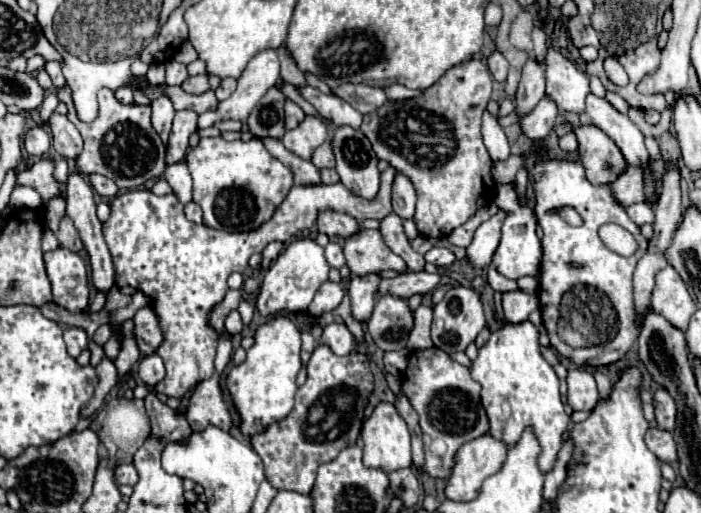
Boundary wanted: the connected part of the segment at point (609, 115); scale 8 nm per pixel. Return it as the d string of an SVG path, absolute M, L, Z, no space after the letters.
M594 94L586 98L586 114L594 126L616 142L630 166L648 170L650 154L644 146L644 136L628 116L620 114L612 104L606 102L606 98L598 98Z

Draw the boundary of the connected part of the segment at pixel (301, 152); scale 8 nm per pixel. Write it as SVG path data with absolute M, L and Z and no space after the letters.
M306 116L306 120L300 122L298 128L286 130L286 134L282 138L284 146L290 152L294 152L306 160L310 160L314 150L326 140L328 140L328 128L322 120L318 120L314 116Z

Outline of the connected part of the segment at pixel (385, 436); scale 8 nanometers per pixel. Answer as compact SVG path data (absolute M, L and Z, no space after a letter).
M380 402L372 416L362 426L362 442L364 442L364 466L376 468L382 472L400 470L412 466L412 454L410 454L410 432L402 416L398 414L396 406L390 402Z

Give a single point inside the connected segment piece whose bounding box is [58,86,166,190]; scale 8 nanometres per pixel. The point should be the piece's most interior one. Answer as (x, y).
(121, 144)

